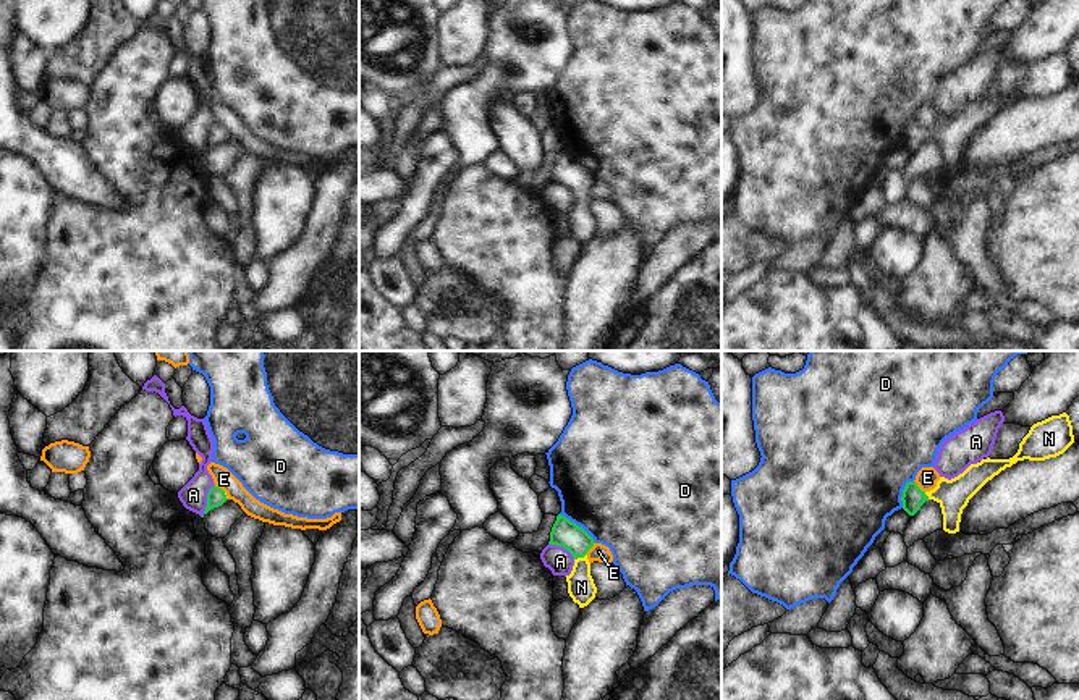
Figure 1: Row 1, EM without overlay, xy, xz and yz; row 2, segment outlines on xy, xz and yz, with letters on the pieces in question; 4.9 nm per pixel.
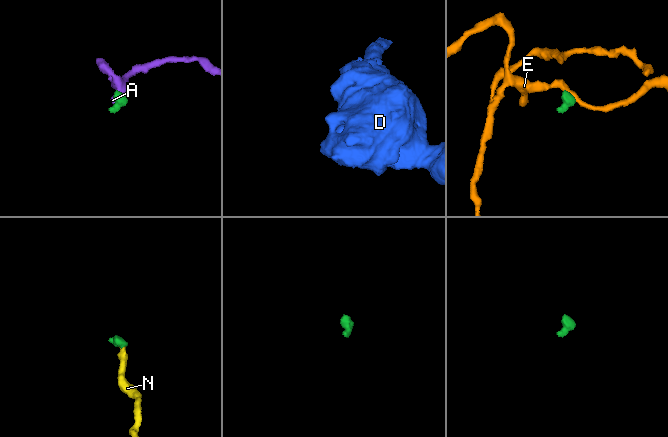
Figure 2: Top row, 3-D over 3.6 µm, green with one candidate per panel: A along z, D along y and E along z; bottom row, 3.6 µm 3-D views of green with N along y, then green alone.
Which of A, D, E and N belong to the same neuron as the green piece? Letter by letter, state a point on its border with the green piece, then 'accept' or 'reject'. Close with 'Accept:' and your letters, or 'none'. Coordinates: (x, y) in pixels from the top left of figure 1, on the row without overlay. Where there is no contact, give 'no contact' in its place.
A: xy (207, 138) | reject
D: xz (578, 164) | reject
E: yz (918, 125) | reject
N: xz (579, 194) | accept
Accept: N

